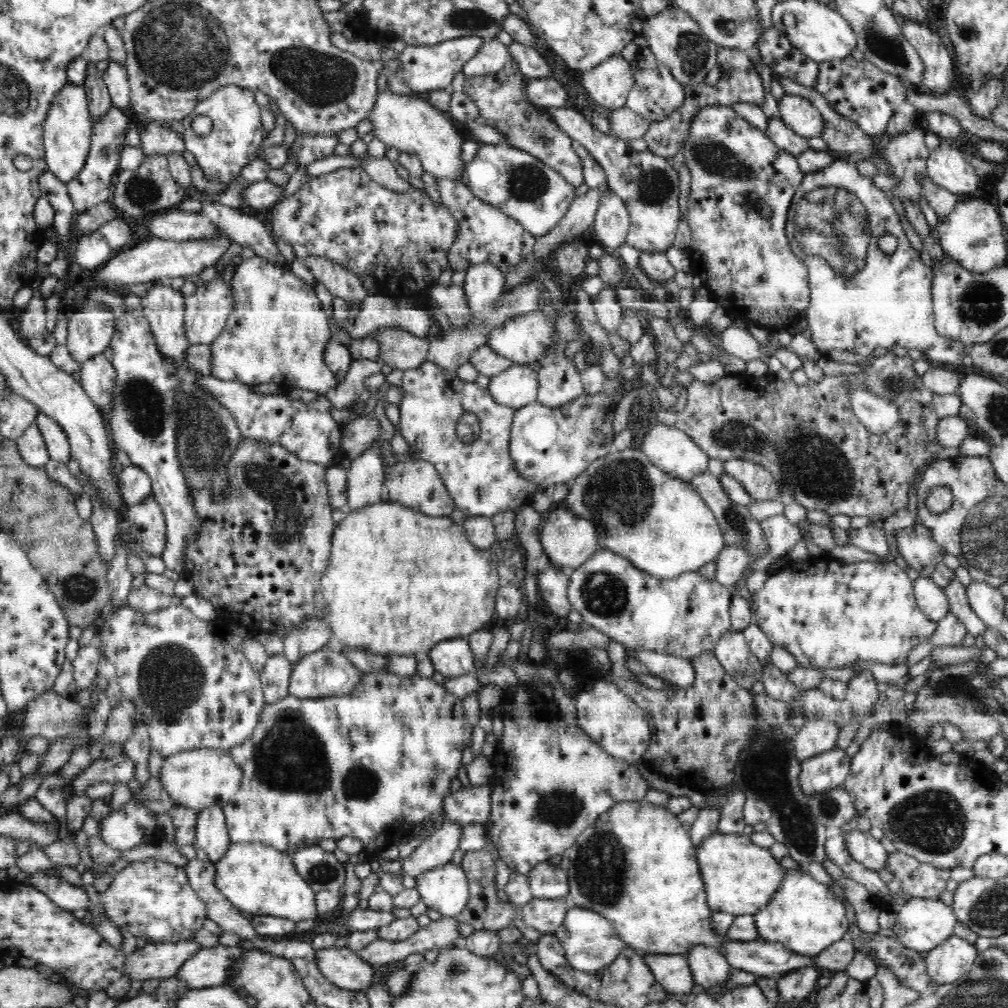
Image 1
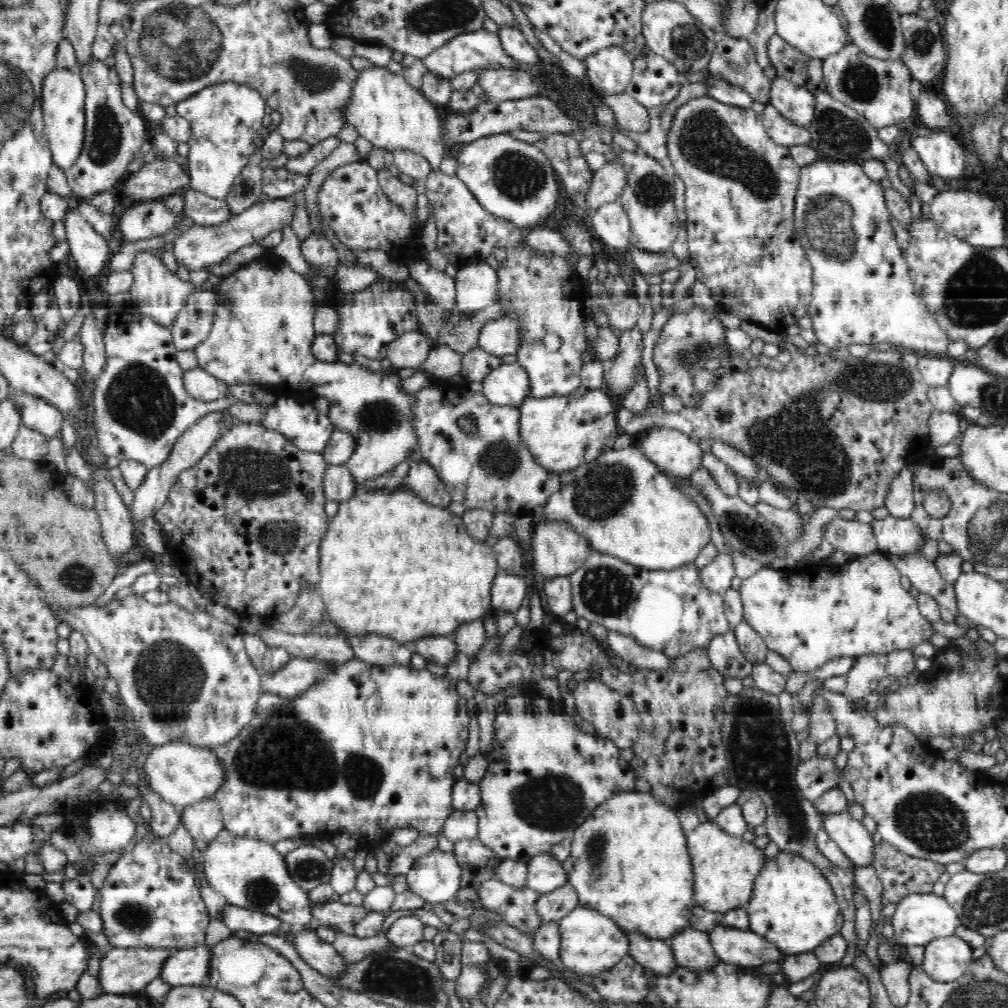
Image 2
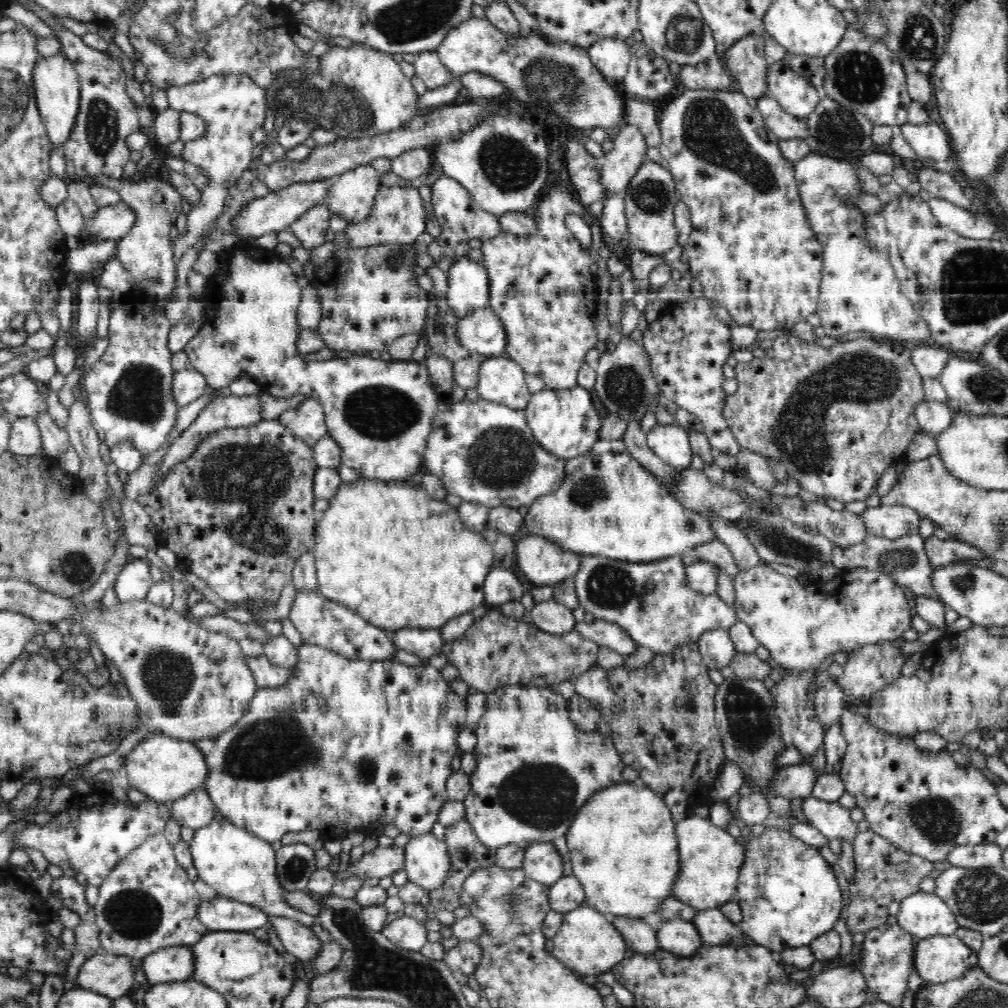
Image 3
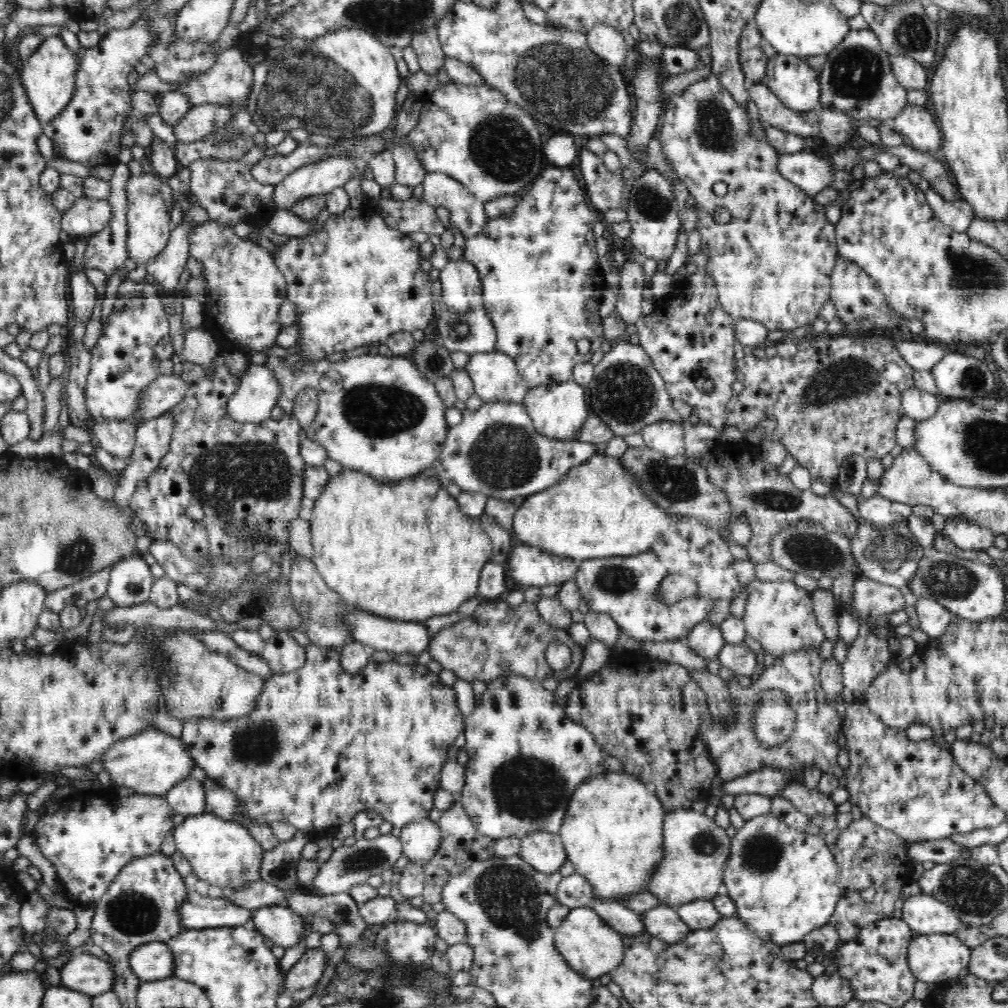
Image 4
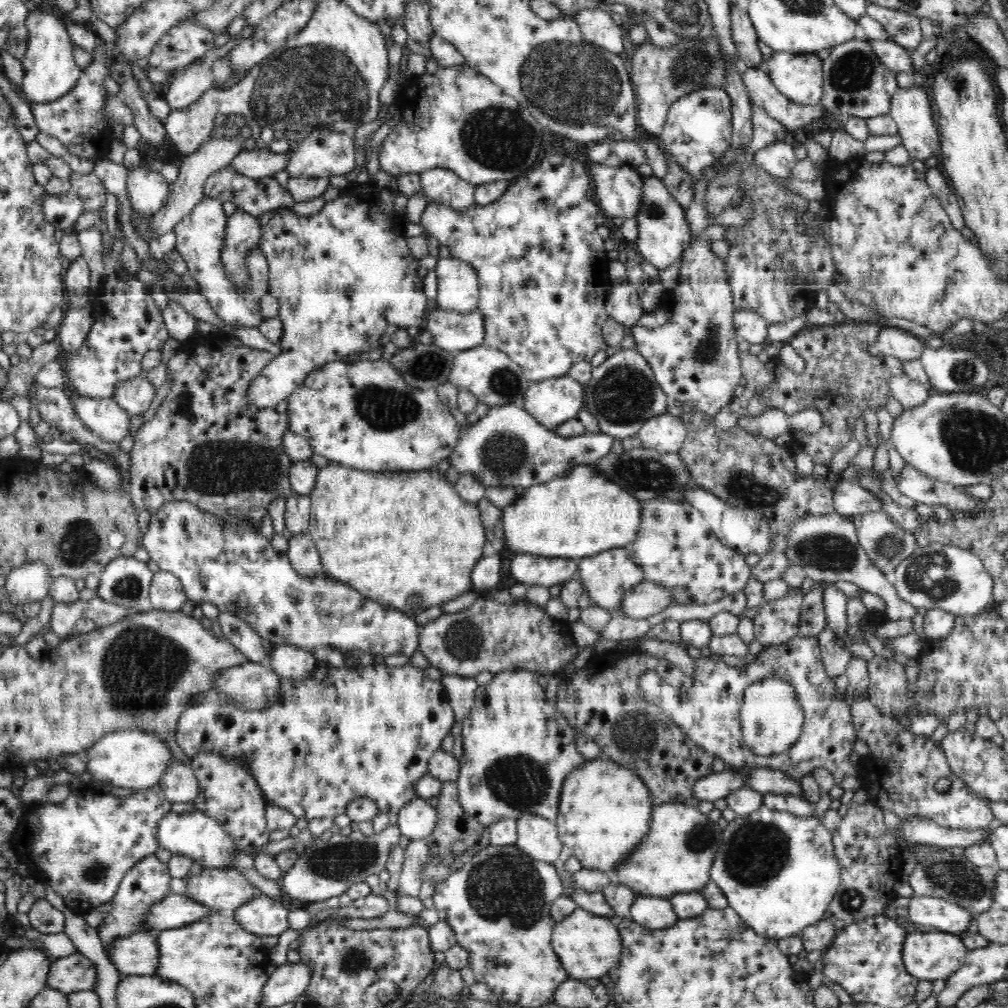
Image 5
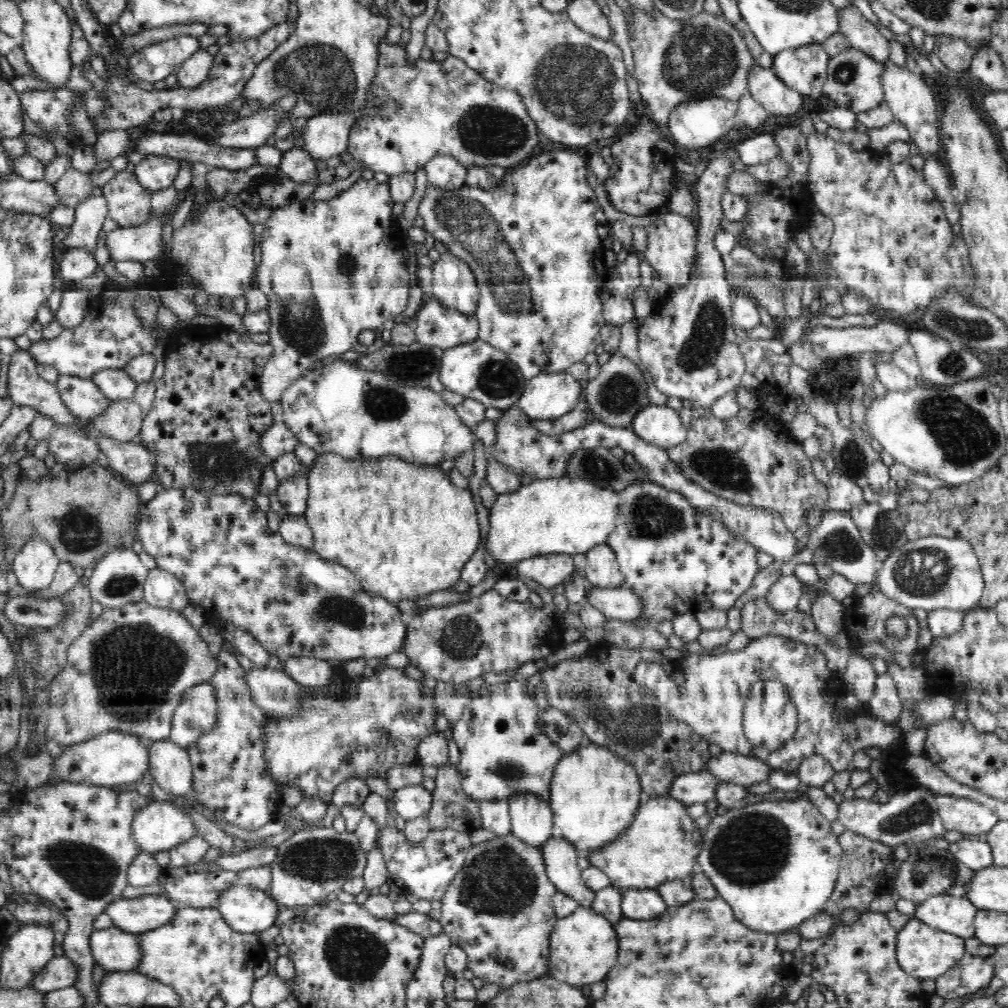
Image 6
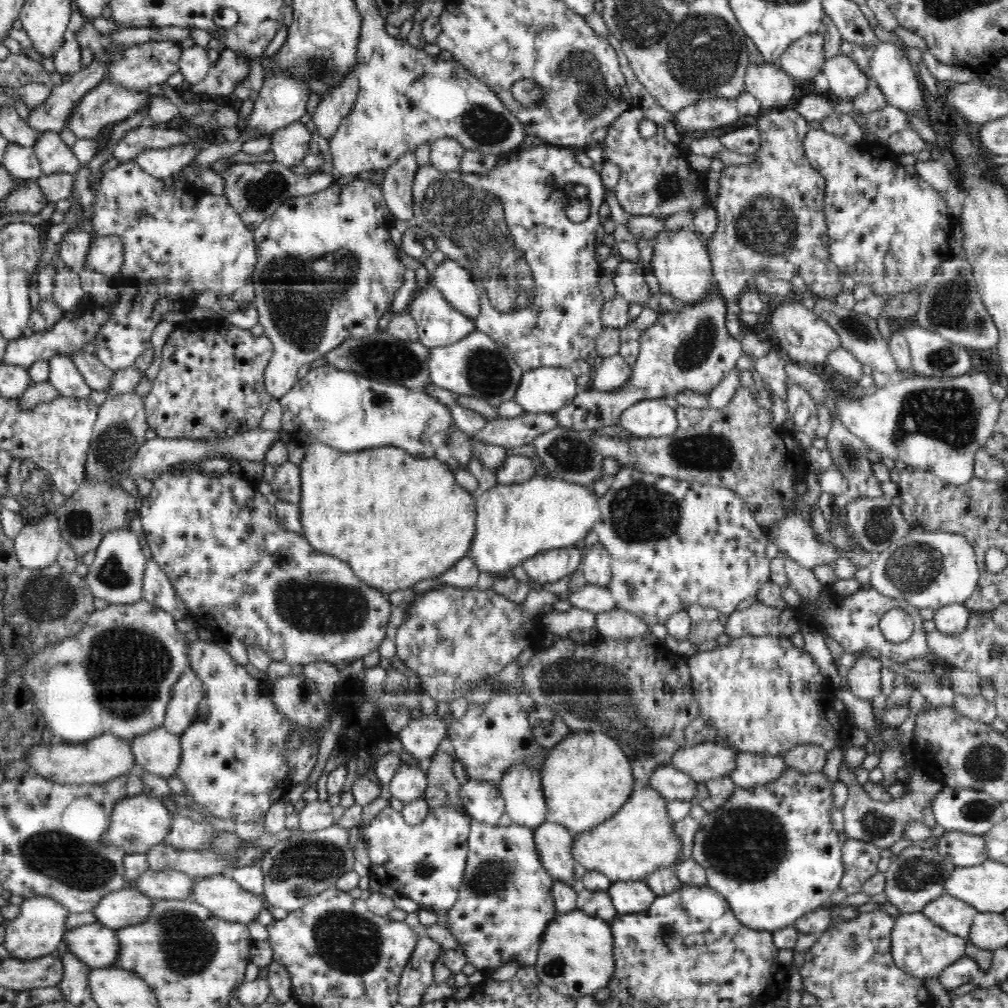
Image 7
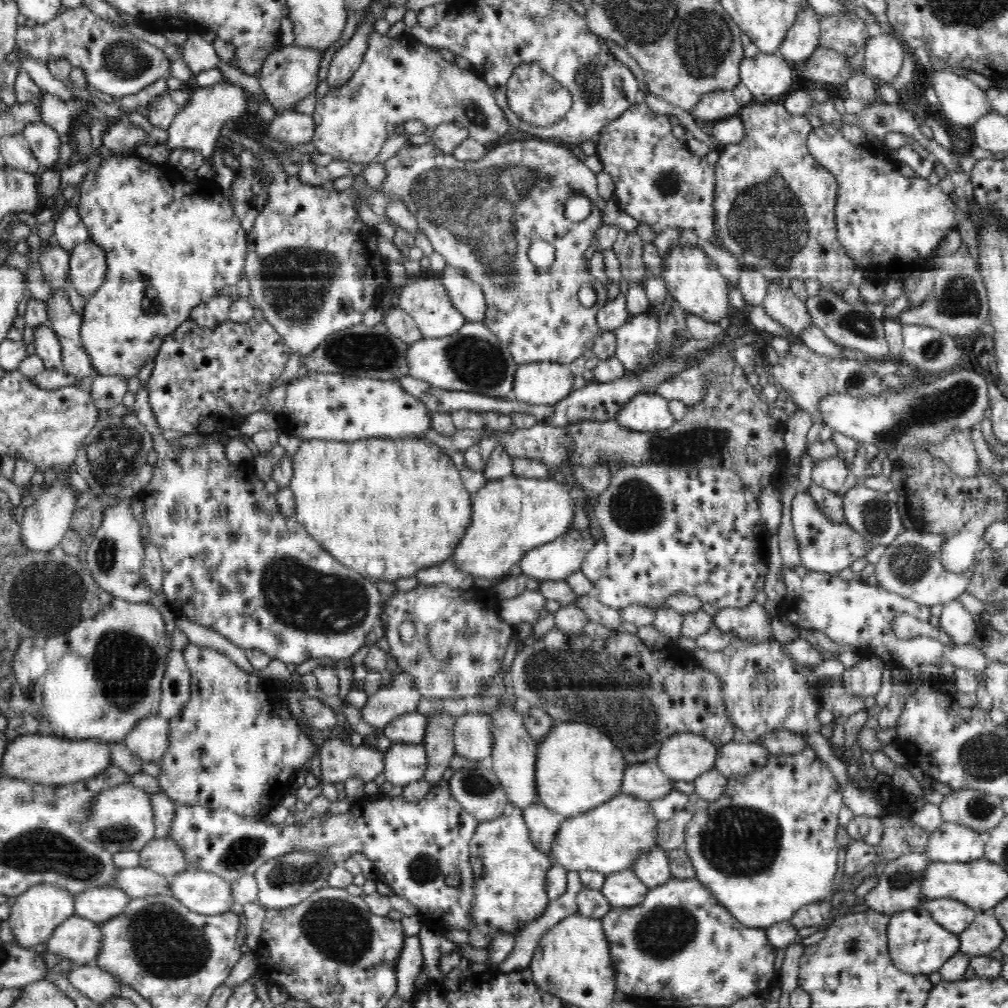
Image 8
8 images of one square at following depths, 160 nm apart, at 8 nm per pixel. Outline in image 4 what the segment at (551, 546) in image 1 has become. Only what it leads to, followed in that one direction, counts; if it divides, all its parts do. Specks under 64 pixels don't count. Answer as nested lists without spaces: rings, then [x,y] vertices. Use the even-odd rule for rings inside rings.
[[[515,543],[507,560],[510,576],[520,584],[529,586],[561,585],[577,574],[579,565],[571,557],[545,552],[537,546]]]

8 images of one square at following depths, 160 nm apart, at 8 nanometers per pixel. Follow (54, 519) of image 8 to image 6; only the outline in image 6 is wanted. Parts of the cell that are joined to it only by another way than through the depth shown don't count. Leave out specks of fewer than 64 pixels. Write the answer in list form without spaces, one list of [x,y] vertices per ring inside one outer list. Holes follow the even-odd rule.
[[[32,537],[16,552],[12,569],[20,586],[35,591],[51,586],[59,564],[54,547],[40,537]]]

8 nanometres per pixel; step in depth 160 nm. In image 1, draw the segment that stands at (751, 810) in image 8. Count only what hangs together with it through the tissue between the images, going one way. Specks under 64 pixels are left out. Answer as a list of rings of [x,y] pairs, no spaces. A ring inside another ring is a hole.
[[[806,867],[786,869],[781,885],[770,902],[753,915],[761,941],[783,944],[798,954],[813,957],[846,938],[849,922],[842,901],[828,885],[817,882]]]

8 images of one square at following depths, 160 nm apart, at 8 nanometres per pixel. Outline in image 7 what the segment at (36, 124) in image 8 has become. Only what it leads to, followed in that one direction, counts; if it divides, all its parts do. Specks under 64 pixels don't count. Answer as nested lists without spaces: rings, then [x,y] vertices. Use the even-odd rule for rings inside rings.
[[[41,132],[32,147],[38,157],[41,170],[46,175],[50,173],[75,174],[80,170],[80,161],[72,149],[60,139],[57,132]]]

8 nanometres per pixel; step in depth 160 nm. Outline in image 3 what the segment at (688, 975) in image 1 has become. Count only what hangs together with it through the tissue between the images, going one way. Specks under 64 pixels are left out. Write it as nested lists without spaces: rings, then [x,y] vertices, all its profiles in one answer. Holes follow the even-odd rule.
[[[618,916],[610,918],[630,950],[647,955],[660,949],[655,928],[652,928],[645,920],[631,920]]]

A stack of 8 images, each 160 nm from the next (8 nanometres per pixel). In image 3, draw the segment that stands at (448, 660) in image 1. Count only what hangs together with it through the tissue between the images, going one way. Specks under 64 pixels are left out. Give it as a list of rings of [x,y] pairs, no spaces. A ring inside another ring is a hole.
[[[400,629],[394,631],[393,643],[400,650],[415,654],[420,659],[441,652],[445,640],[439,629]]]

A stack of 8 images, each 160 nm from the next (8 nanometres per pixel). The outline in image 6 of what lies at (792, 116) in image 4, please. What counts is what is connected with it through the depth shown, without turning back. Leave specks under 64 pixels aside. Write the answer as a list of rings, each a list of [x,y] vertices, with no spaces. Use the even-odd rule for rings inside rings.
[[[754,64],[749,72],[747,87],[754,100],[773,115],[783,117],[798,113],[804,102],[803,95],[781,81],[773,67]]]

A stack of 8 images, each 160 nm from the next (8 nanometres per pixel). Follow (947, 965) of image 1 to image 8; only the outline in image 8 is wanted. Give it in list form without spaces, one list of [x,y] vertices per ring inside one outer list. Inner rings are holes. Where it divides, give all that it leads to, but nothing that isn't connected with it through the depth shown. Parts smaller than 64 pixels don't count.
[[[917,907],[891,915],[887,929],[887,939],[889,955],[891,956],[892,962],[900,970],[915,975],[930,975],[932,972],[937,971],[948,958],[953,957],[954,954],[959,952],[960,946],[959,936],[956,933],[939,926],[924,908],[918,909]],[[918,940],[924,944],[924,956],[922,956],[922,960],[920,960],[918,964],[908,966],[908,964],[904,964],[904,962],[900,960],[900,958],[902,958],[900,954],[902,954],[902,950],[904,950],[908,944],[916,944]]]

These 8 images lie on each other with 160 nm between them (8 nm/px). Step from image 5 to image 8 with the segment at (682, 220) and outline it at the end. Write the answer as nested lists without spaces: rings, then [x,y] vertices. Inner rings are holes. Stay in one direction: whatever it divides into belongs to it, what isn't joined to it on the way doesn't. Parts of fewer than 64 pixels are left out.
[[[674,244],[674,250],[668,252],[663,262],[662,277],[666,281],[667,292],[688,314],[701,317],[710,323],[727,323],[734,311],[728,292],[728,283],[721,275],[716,263],[700,246]]]

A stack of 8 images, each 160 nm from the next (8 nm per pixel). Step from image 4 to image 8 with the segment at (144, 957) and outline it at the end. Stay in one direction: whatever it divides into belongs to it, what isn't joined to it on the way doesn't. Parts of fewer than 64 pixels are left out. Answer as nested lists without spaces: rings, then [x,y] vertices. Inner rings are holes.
[[[80,916],[62,922],[44,942],[48,953],[67,958],[75,965],[94,964],[101,949],[102,933],[99,924]]]

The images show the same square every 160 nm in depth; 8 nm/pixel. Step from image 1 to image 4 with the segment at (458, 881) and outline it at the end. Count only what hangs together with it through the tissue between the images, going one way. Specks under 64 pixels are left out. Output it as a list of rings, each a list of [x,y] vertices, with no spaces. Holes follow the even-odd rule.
[[[416,818],[404,826],[399,840],[403,845],[403,854],[412,865],[426,865],[436,854],[441,844],[441,829],[429,818]]]

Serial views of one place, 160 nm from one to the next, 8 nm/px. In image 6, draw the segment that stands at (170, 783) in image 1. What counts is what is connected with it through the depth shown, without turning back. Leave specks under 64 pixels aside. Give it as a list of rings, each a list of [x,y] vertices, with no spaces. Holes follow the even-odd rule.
[[[120,730],[108,731],[80,744],[63,746],[62,753],[53,758],[53,772],[62,781],[70,783],[83,783],[86,785],[112,788],[122,784],[136,783],[138,780],[142,780],[144,775],[148,774],[149,743],[148,740],[136,734],[124,733]]]

